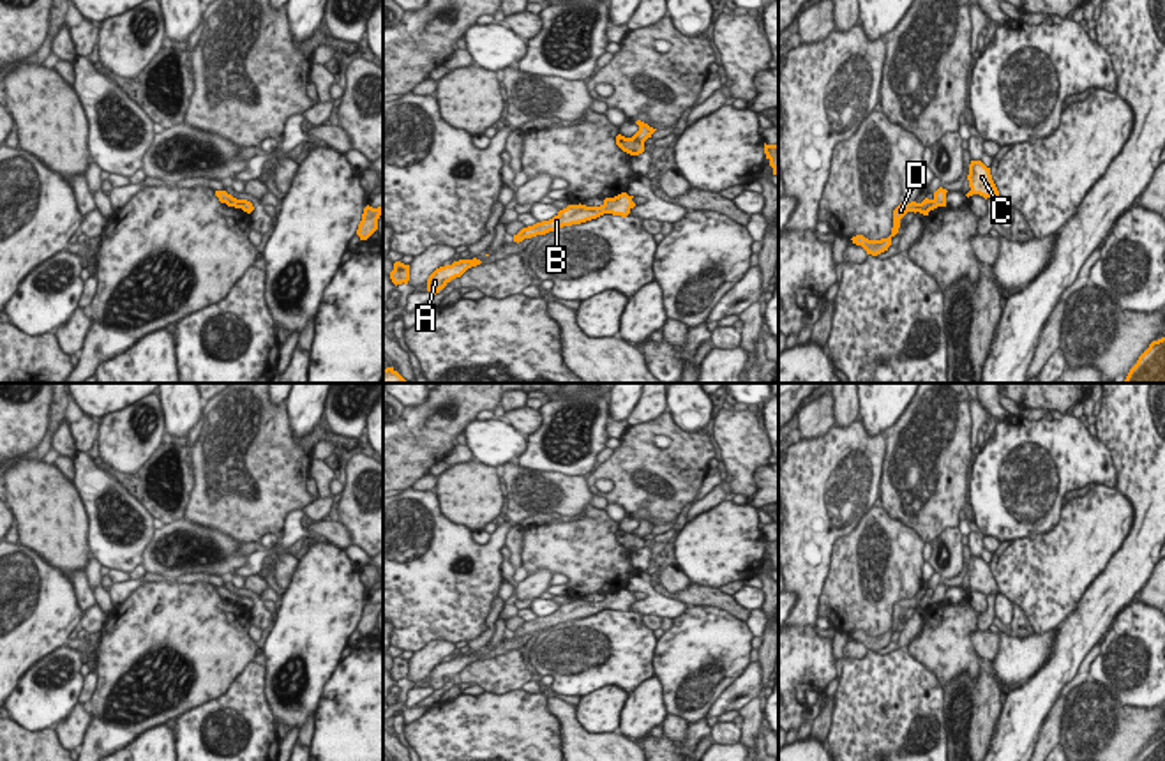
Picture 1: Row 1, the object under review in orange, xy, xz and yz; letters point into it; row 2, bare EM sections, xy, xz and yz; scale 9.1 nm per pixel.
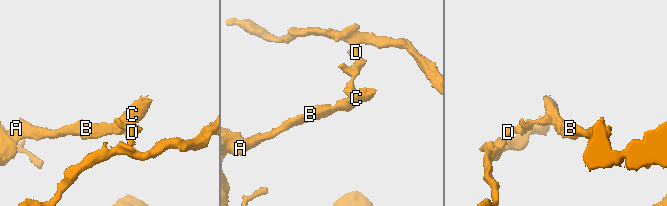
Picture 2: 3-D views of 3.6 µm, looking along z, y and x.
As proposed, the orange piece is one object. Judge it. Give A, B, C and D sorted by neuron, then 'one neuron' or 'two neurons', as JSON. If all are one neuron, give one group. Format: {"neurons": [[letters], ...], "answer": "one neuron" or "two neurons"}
{"neurons": [["A", "B", "C"], ["D"]], "answer": "two neurons"}

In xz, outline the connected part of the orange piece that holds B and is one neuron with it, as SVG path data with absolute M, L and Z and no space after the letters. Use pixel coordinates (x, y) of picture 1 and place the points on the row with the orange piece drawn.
M621 192L614 198L605 198L600 207L586 207L586 205L568 205L560 210L552 219L537 222L533 226L522 228L517 235L514 235L514 242L522 242L524 238L531 238L537 235L545 235L549 231L556 231L563 226L581 224L591 219L597 219L604 214L627 217L630 210L635 207L632 201L634 196Z

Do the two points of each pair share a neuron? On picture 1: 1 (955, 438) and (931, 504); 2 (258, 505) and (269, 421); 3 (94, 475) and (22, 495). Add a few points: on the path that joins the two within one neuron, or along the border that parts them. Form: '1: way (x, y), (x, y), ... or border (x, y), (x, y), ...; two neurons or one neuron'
1: way (941, 454), (936, 488); one neuron
2: way (258, 484), (258, 442); one neuron
3: border (71, 481), (87, 519); two neurons

